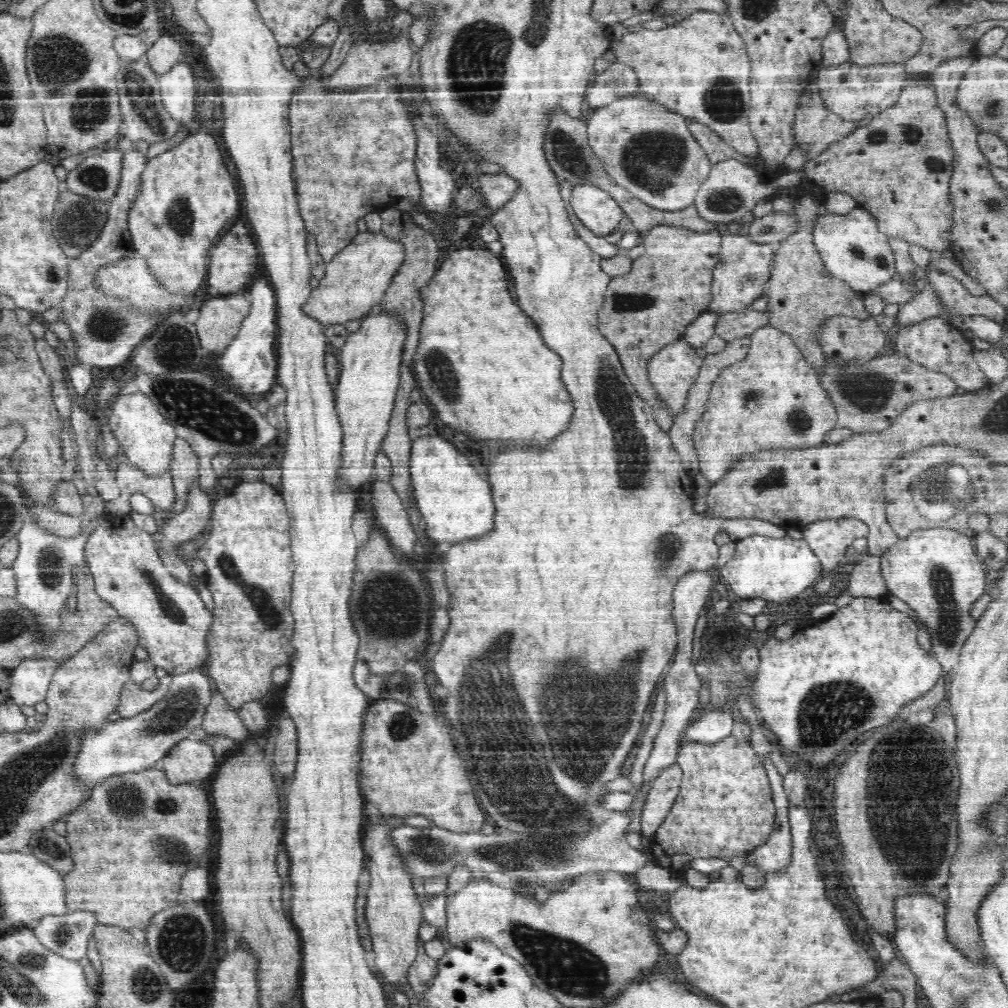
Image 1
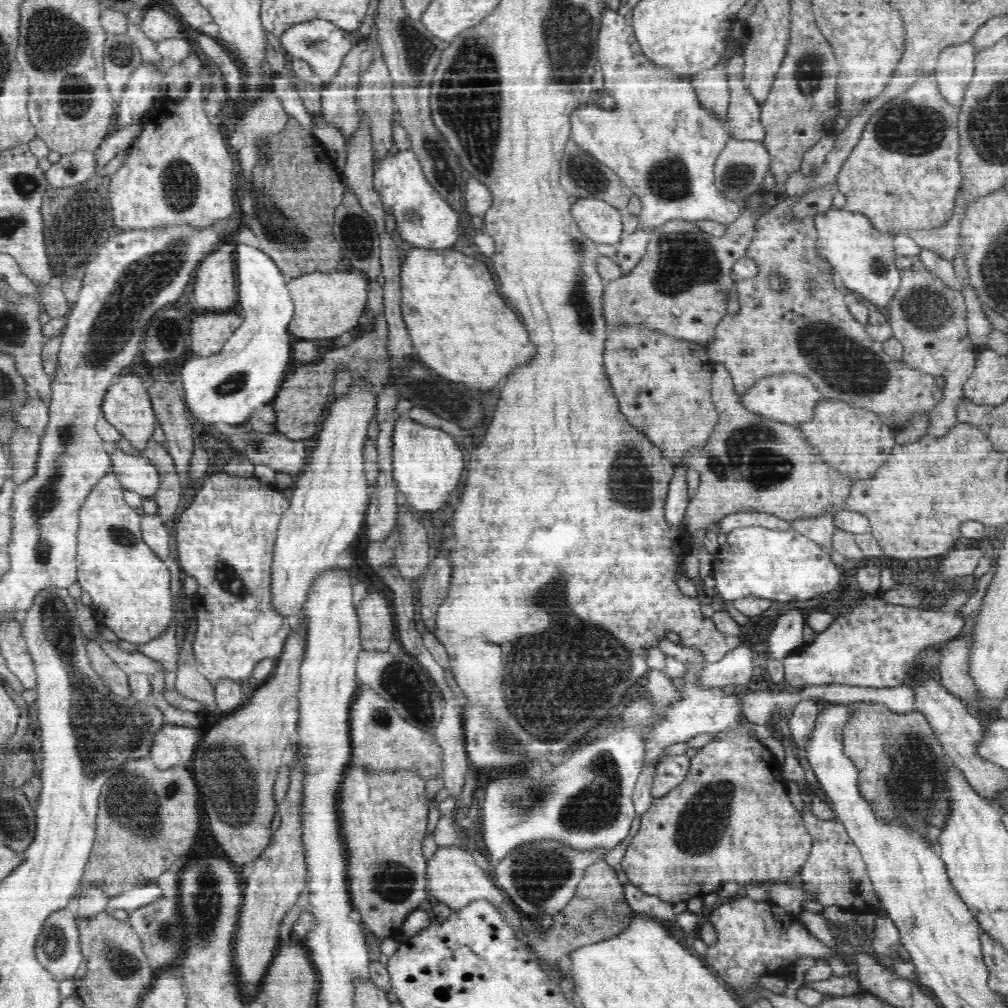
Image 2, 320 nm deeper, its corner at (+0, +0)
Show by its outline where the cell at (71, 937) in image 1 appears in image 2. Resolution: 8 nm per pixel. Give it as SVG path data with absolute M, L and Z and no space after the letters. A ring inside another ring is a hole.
M74 906L52 912L35 944L36 959L56 982L73 978L84 960L76 920Z

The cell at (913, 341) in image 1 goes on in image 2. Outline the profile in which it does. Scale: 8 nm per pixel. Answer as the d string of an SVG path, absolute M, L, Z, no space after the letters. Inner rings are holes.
M919 255L897 256L895 263L900 273L900 285L894 298L886 306L893 336L903 346L903 362L922 372L942 376L945 386L943 398L932 412L932 424L926 434L945 435L956 426L955 408L964 398L963 386L970 378L978 350L968 337L968 314L964 295L959 289L949 289L939 278L928 272Z

